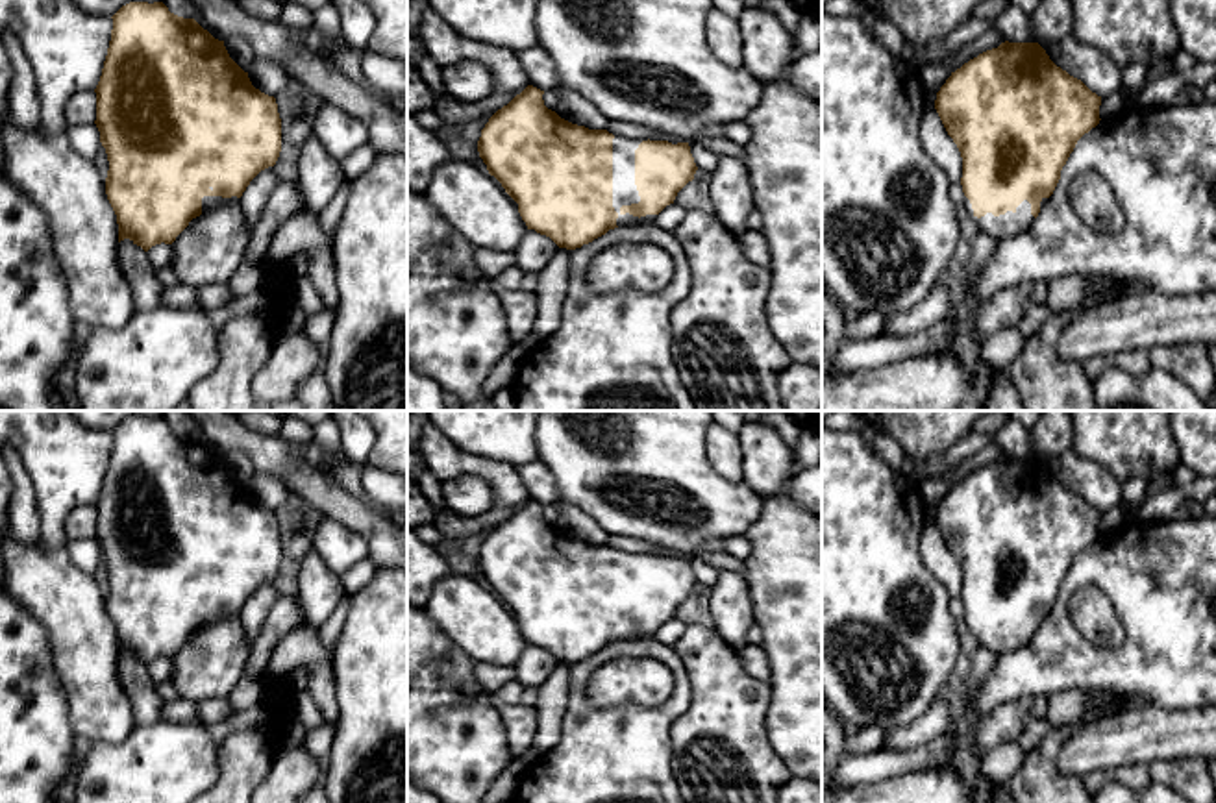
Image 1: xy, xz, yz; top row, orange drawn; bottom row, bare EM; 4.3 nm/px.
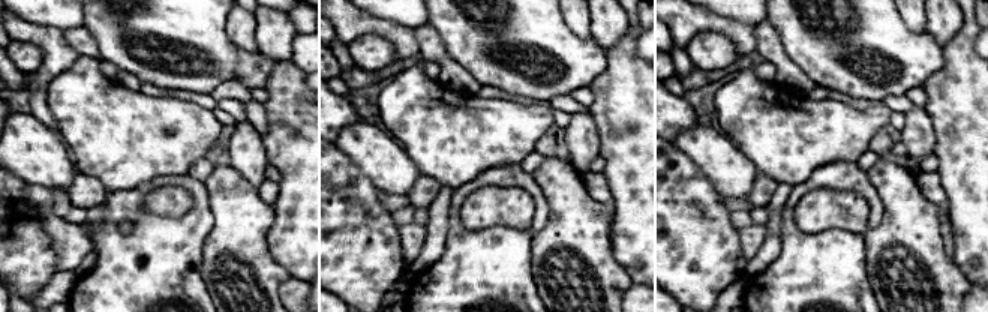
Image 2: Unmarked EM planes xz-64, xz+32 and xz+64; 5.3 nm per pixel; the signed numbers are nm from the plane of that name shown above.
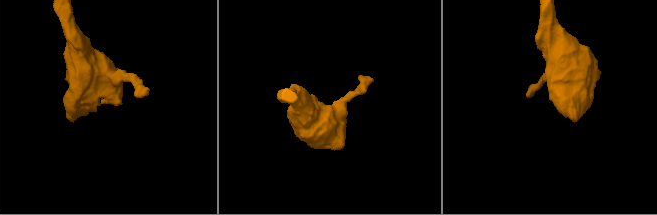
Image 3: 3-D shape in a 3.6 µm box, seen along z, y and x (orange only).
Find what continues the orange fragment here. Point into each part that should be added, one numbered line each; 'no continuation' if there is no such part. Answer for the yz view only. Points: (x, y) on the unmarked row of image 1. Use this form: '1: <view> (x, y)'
1: yz (1009, 639)

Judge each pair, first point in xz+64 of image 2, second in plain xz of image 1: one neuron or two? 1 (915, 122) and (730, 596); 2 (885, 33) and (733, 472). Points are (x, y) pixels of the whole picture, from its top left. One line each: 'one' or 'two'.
1: one
2: two

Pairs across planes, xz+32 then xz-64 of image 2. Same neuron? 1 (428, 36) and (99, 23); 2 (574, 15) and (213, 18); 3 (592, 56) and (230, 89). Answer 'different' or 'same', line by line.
1: different
2: different
3: different

